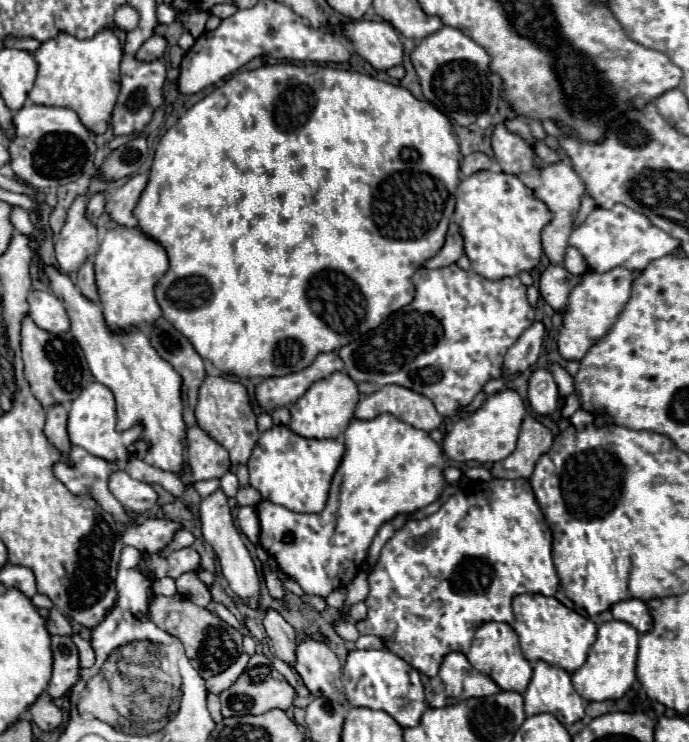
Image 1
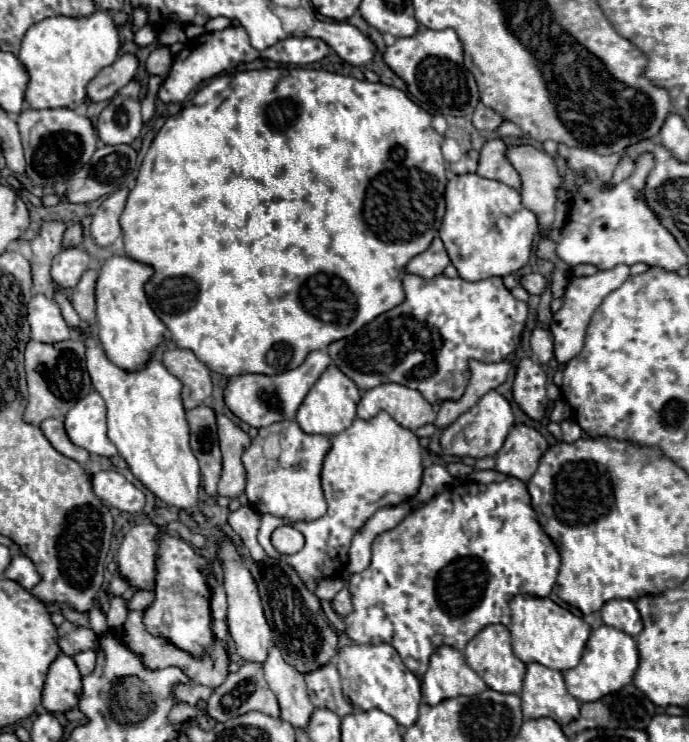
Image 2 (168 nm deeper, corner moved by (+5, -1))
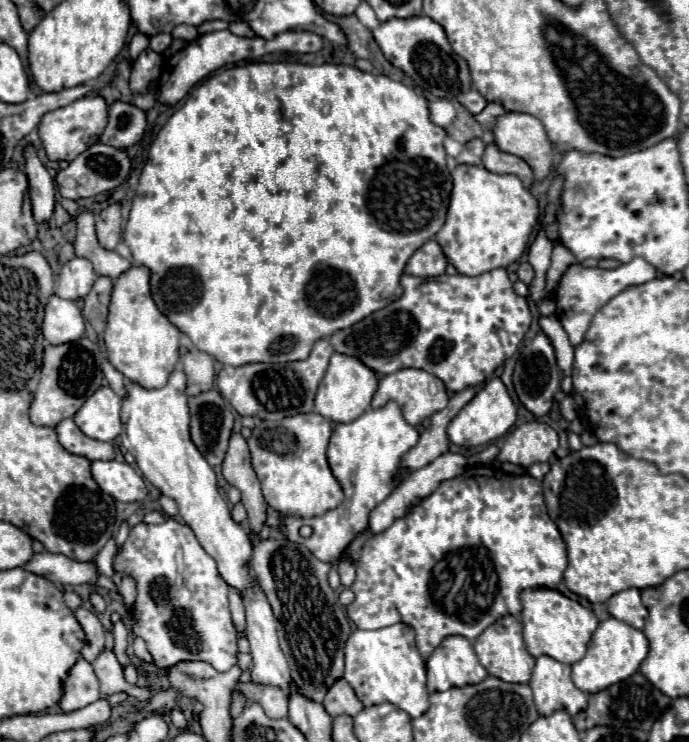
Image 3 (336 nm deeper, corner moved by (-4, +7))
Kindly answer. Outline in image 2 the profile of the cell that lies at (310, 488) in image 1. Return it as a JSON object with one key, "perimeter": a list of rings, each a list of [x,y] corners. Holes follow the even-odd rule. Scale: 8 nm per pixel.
{"perimeter":[[[285,420],[261,428],[257,438],[253,438],[251,446],[243,454],[243,464],[247,470],[245,494],[251,506],[261,514],[281,516],[289,522],[309,522],[321,518],[327,512],[327,502],[321,490],[321,466],[329,448],[331,442],[327,436],[303,434],[295,420]],[[269,442],[277,442],[275,448],[281,448],[273,452],[273,458],[269,450],[265,450],[265,444]]]}

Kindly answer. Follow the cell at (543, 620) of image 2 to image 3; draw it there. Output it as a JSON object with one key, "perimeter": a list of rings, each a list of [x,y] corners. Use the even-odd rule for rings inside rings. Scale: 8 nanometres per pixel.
{"perimeter":[[[528,588],[520,594],[520,600],[524,606],[522,608],[524,644],[534,658],[546,654],[562,664],[574,664],[584,658],[586,646],[598,626],[598,618],[590,608],[584,608],[576,600],[570,600],[558,590],[550,588]]]}

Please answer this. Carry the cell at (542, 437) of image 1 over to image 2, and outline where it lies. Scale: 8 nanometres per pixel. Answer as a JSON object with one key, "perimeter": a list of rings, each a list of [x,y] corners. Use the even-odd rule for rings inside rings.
{"perimeter":[[[519,424],[509,432],[503,448],[497,452],[495,470],[527,482],[535,474],[545,450],[547,440],[535,428]]]}

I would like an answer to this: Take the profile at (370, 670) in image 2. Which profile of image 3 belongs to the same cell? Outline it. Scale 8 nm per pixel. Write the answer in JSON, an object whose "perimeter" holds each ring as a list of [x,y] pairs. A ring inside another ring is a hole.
{"perimeter":[[[394,624],[380,630],[356,630],[346,642],[346,672],[344,678],[354,688],[364,706],[390,702],[412,718],[428,710],[426,664],[414,644],[414,632],[406,624]]]}

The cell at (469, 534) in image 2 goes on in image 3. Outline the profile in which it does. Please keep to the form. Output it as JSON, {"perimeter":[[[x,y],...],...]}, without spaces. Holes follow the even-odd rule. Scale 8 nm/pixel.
{"perimeter":[[[478,466],[458,478],[442,482],[440,488],[414,506],[408,516],[366,540],[362,548],[362,564],[358,558],[356,580],[352,584],[356,600],[346,608],[346,612],[360,630],[376,630],[394,622],[412,626],[416,632],[418,652],[428,660],[446,636],[460,634],[474,640],[496,618],[518,614],[522,610],[522,590],[538,586],[556,588],[566,564],[566,544],[558,526],[546,512],[542,484],[528,474],[516,476],[504,474],[500,468]]]}

